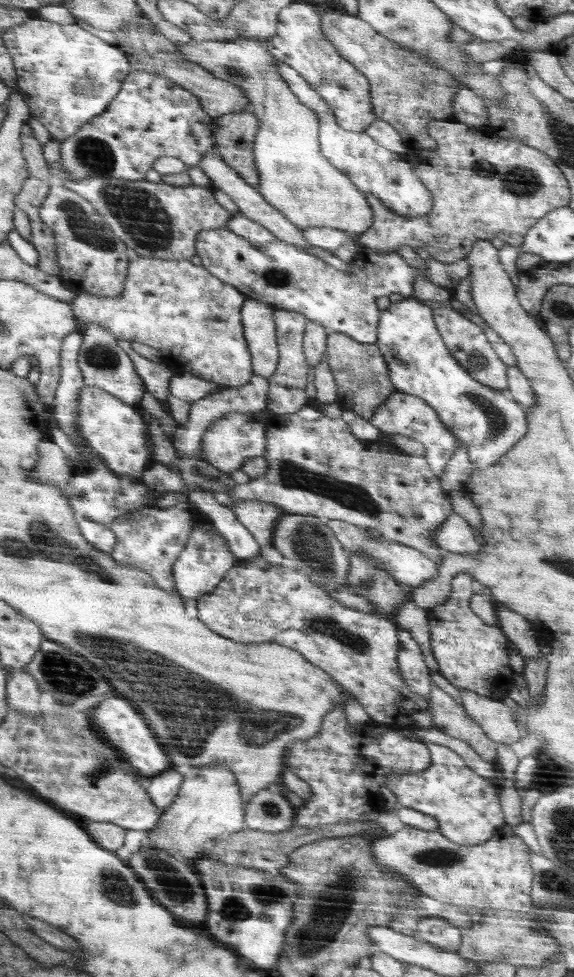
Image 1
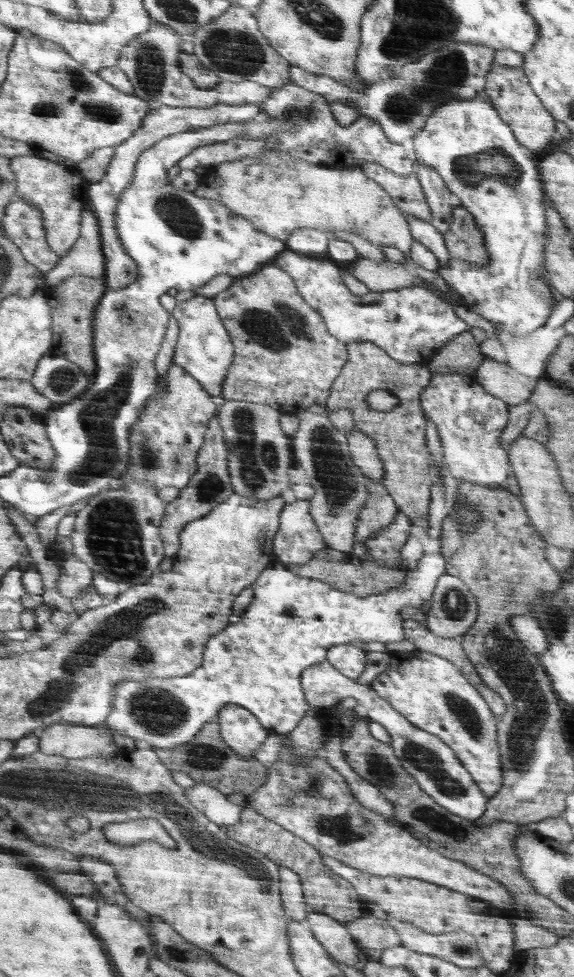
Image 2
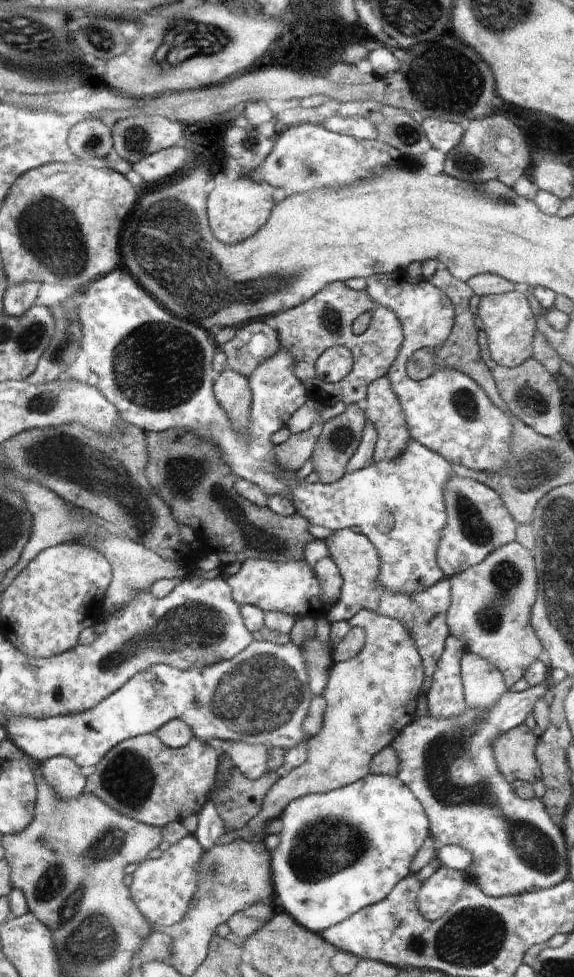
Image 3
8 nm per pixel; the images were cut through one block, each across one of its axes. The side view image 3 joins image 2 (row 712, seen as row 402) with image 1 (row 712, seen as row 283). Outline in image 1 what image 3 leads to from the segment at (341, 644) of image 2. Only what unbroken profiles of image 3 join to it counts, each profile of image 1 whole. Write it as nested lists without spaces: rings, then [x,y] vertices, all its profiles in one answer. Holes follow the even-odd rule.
[[[116,696],[112,700],[106,700],[96,712],[94,712],[94,718],[96,718],[96,724],[102,724],[100,728],[108,734],[108,738],[112,742],[116,742],[114,747],[126,752],[128,756],[128,764],[130,768],[135,772],[141,774],[141,776],[158,776],[168,771],[168,768],[175,766],[170,762],[170,756],[166,754],[166,750],[162,748],[162,742],[152,734],[150,726],[146,724],[144,716],[132,706],[132,702],[128,702],[126,698],[122,696]]]

